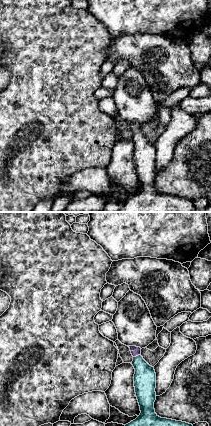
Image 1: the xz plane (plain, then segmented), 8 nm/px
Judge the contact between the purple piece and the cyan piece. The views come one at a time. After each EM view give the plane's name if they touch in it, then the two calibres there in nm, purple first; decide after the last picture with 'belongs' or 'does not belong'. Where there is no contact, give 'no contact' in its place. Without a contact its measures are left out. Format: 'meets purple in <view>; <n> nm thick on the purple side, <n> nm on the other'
meets purple in xz; 80 nm thick on the purple side, 180 nm on the other

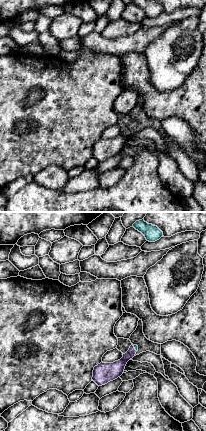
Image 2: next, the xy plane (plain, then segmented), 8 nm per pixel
meets purple in xy; 130 nm thick on the purple side, 30 nm on the other

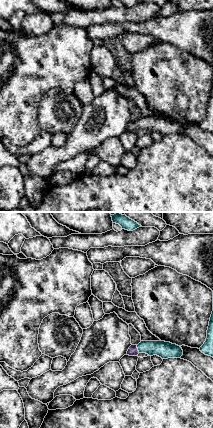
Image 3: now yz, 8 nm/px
meets purple in yz; 80 nm thick on the purple side, 140 nm on the other

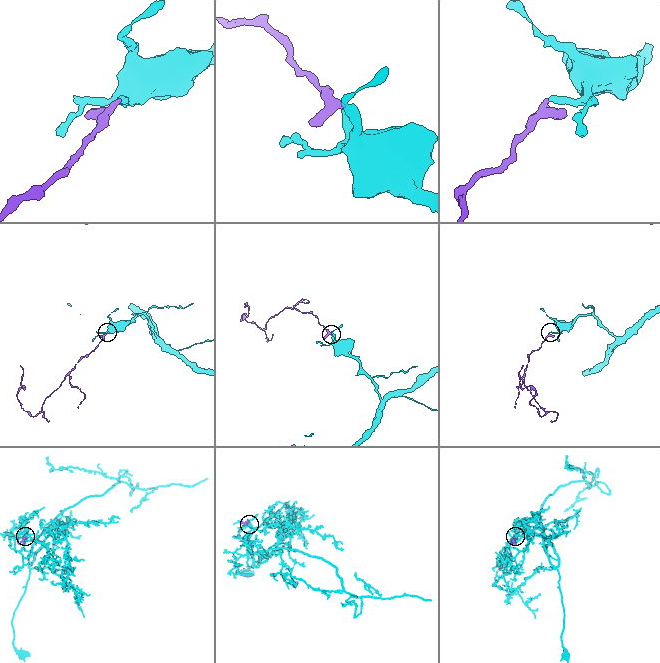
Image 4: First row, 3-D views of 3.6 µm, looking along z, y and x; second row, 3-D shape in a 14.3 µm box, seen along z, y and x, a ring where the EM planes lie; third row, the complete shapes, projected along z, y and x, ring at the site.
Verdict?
belongs

